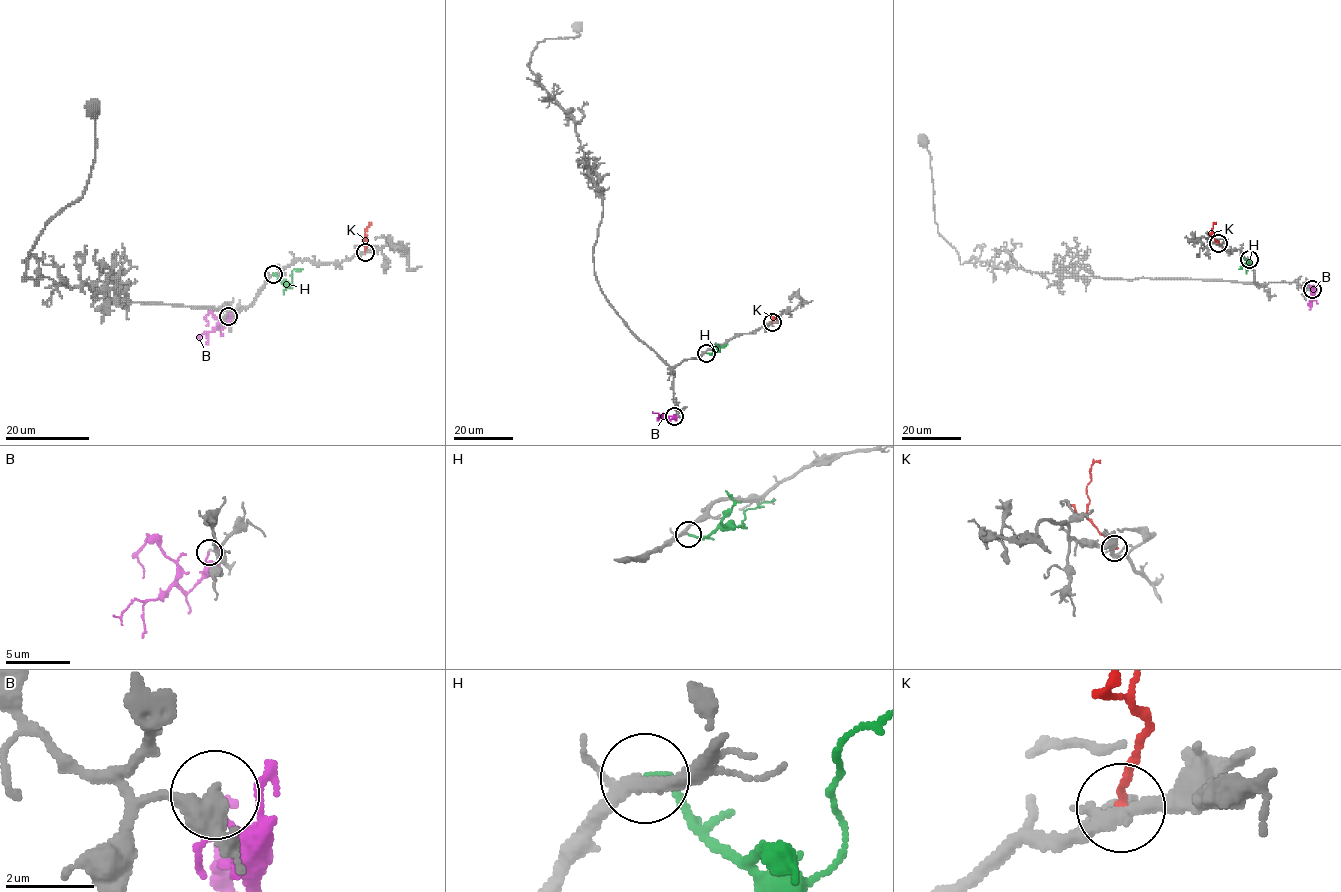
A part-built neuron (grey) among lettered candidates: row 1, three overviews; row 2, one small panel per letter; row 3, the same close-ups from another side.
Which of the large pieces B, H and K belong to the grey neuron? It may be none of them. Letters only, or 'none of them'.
H

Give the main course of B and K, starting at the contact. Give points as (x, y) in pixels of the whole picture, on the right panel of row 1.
B: (1311, 289), (1314, 298), (1312, 285), (1313, 295)
K: (1219, 243), (1212, 235), (1216, 223)

